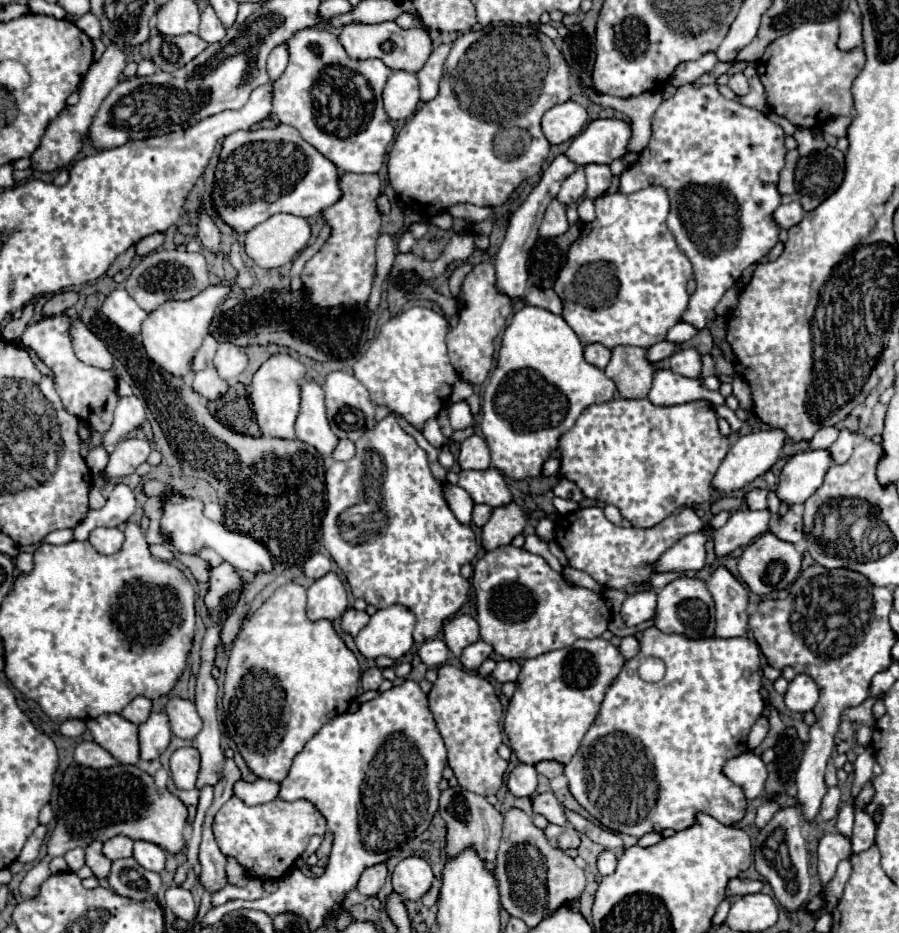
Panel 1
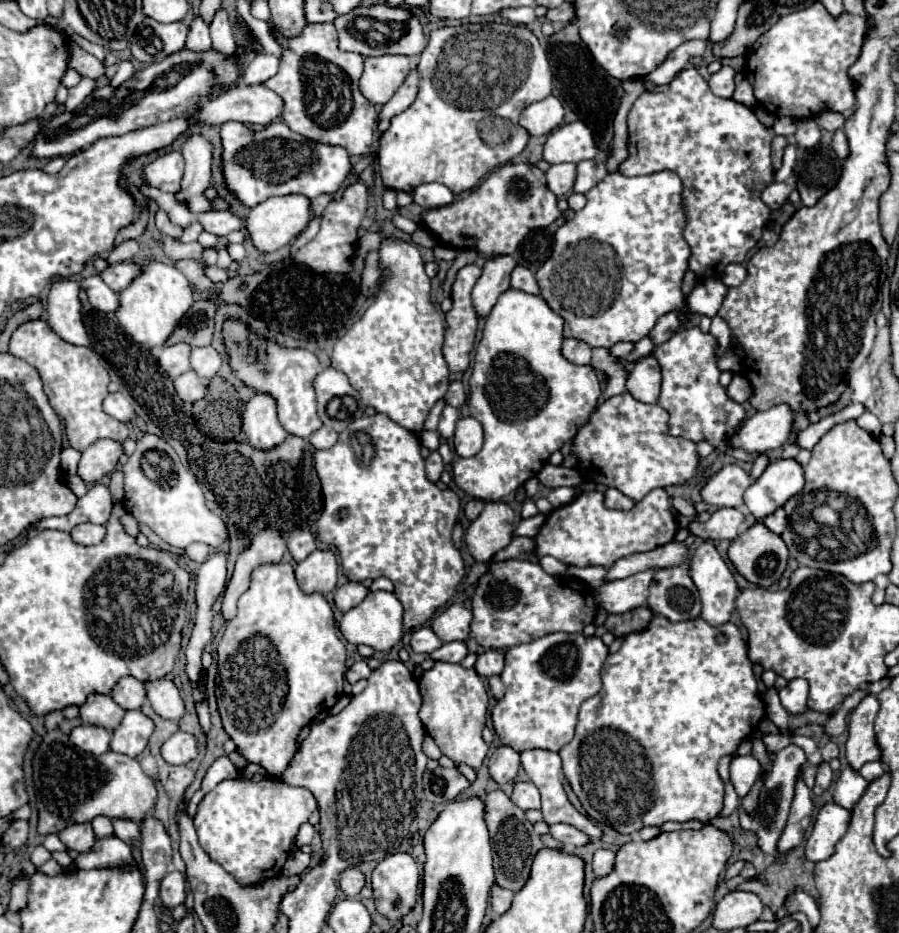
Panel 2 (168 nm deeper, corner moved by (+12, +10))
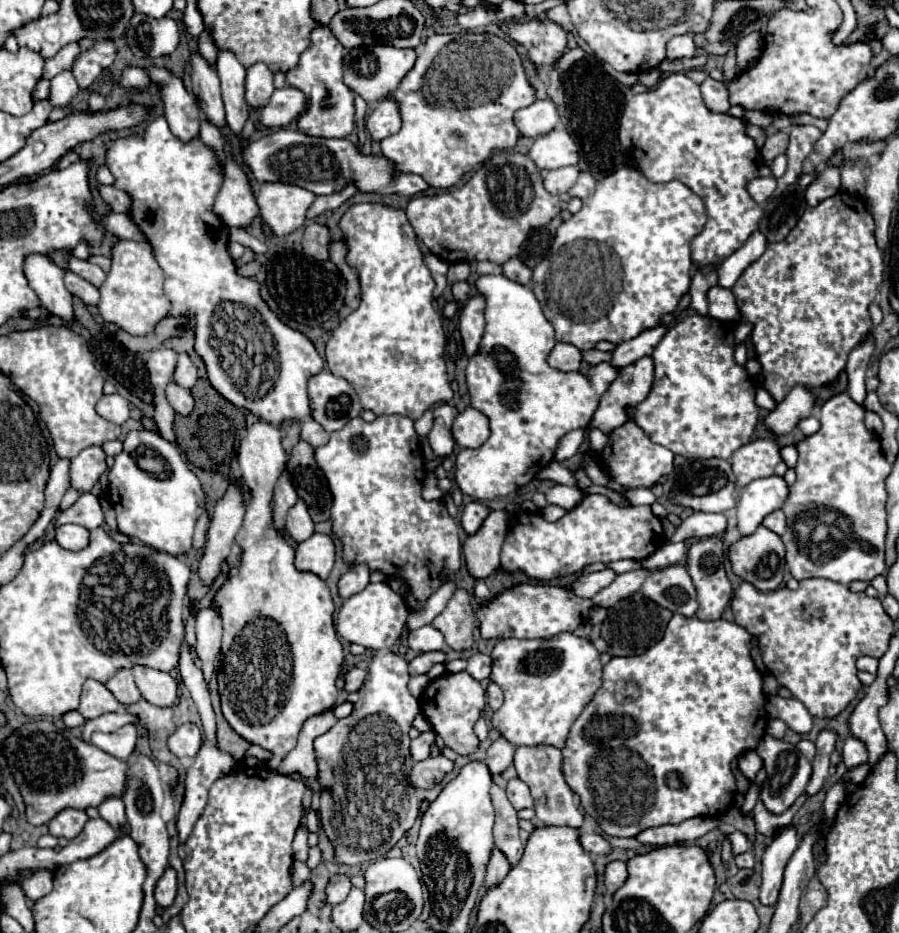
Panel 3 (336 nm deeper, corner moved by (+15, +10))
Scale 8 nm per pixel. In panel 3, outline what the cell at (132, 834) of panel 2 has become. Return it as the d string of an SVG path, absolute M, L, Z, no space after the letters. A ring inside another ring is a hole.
M109 796L105 798L99 806L97 806L101 818L105 818L115 830L119 830L119 826L123 826L127 822L125 818L125 806L121 802L119 796Z

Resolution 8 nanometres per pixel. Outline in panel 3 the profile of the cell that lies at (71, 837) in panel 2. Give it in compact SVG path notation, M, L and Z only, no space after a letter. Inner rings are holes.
M65 808L55 818L51 818L47 826L49 826L49 834L53 834L57 838L63 836L63 838L69 840L69 838L75 838L83 830L85 822L87 822L85 810Z

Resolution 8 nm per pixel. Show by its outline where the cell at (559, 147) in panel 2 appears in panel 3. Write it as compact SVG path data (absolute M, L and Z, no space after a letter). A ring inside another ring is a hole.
M555 128L535 140L529 150L529 158L541 170L555 170L577 164L577 144L563 128Z

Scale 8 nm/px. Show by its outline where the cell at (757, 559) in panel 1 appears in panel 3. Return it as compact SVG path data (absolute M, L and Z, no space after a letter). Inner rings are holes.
M759 526L755 534L743 536L739 542L735 542L729 548L729 560L733 566L733 572L741 576L745 582L753 584L761 592L771 592L777 590L781 580L783 580L783 568L785 568L785 546L781 538L771 532L765 526Z

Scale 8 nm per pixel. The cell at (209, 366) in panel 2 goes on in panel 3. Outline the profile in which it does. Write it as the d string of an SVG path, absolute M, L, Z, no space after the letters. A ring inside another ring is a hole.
M179 354L175 372L173 372L173 382L183 386L183 388L191 388L197 382L197 368L193 366L193 362L189 360L187 354Z

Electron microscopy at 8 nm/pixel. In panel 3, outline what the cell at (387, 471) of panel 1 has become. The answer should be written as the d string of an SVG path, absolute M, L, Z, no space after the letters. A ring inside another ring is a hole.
M399 414L379 416L371 424L363 418L353 418L341 430L329 434L329 442L315 450L315 458L333 494L333 532L343 542L345 560L351 564L365 562L371 572L383 570L391 578L403 578L411 588L405 598L407 608L421 608L423 602L443 584L441 572L459 570L461 544L457 536L457 524L449 516L445 504L441 500L425 502L421 498L421 478L417 466L423 466L423 458L419 454L419 436L413 428L413 420Z

